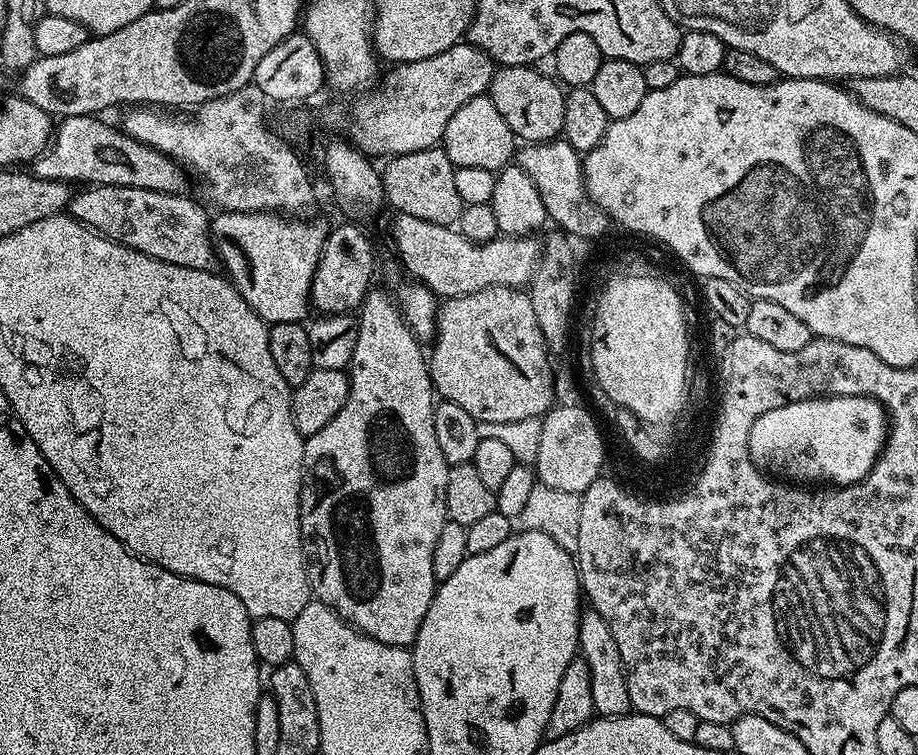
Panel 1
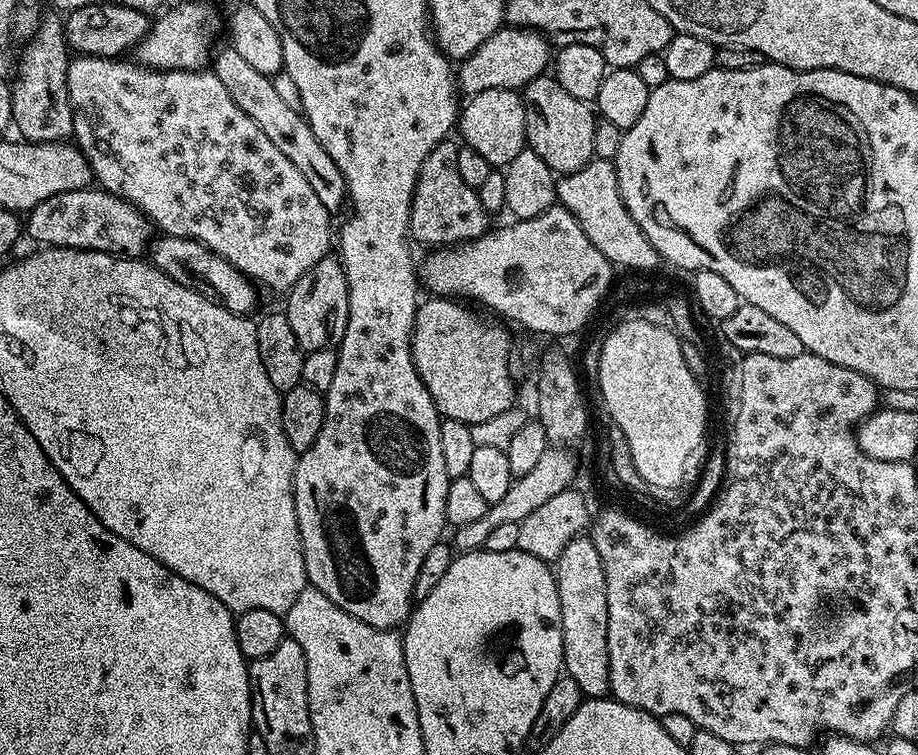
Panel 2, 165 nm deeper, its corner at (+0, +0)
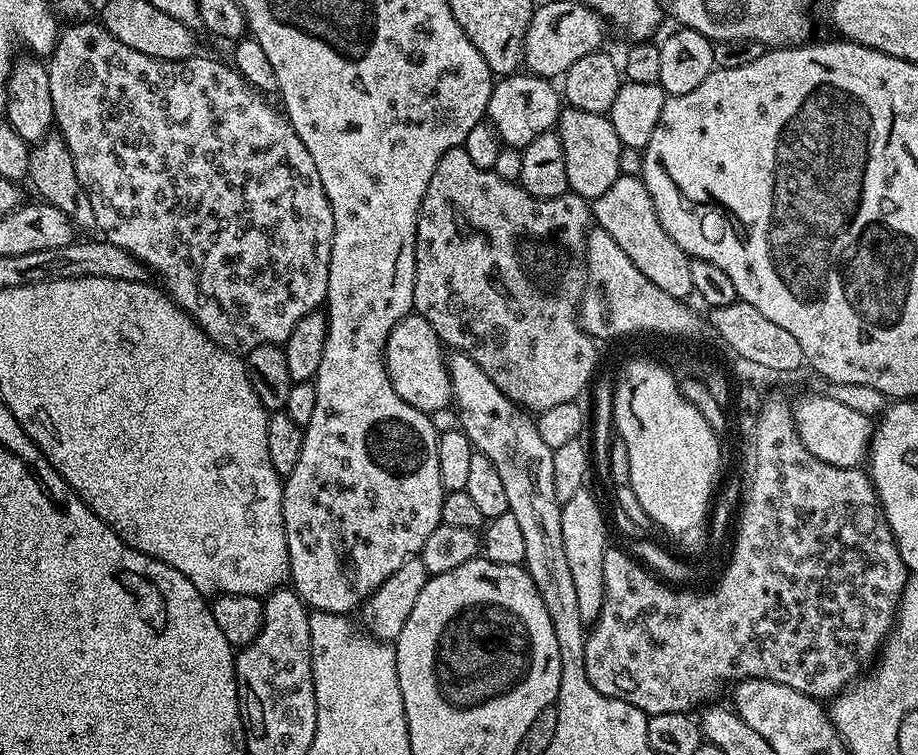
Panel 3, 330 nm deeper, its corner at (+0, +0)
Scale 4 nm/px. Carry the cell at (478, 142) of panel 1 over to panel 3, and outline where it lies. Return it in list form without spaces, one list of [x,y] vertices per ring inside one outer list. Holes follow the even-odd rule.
[[[513,74],[497,79],[488,93],[487,123],[500,136],[501,145],[523,150],[538,134],[551,132],[562,111],[562,96],[551,79],[531,74]]]

